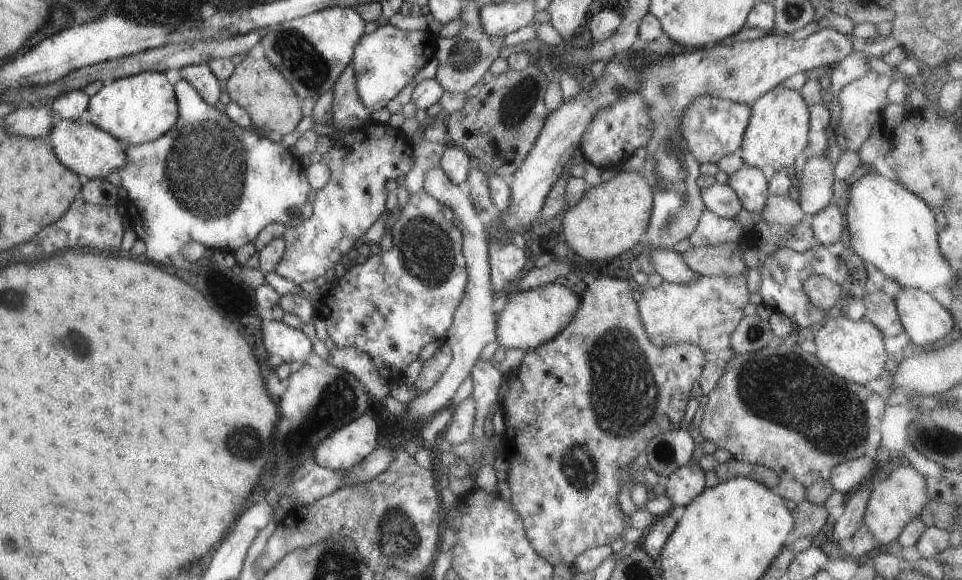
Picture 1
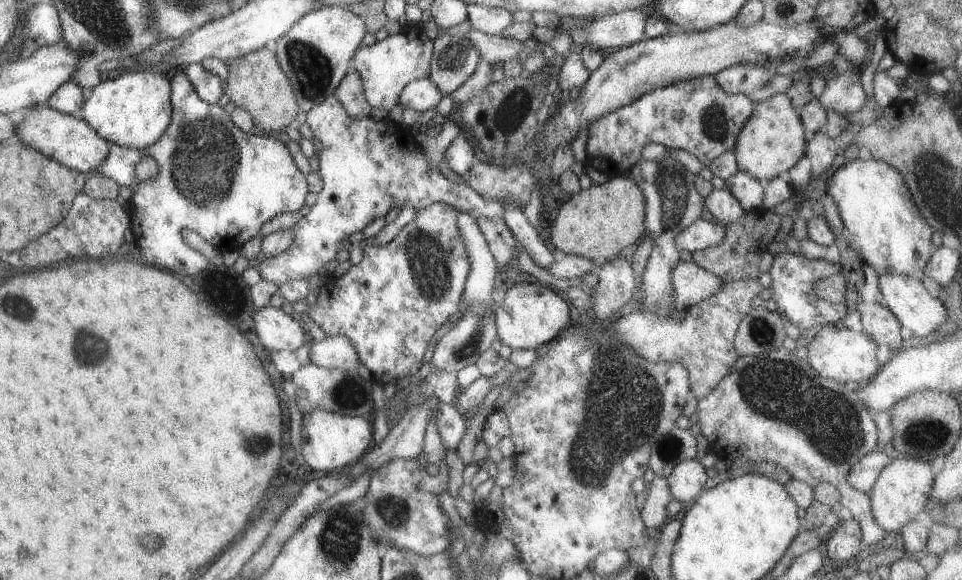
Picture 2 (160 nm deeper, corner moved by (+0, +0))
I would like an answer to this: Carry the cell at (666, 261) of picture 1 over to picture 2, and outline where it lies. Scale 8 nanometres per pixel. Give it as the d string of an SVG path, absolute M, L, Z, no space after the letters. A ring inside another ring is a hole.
M677 261L670 274L674 290L673 309L686 310L696 302L708 299L721 287L722 280L693 262Z

